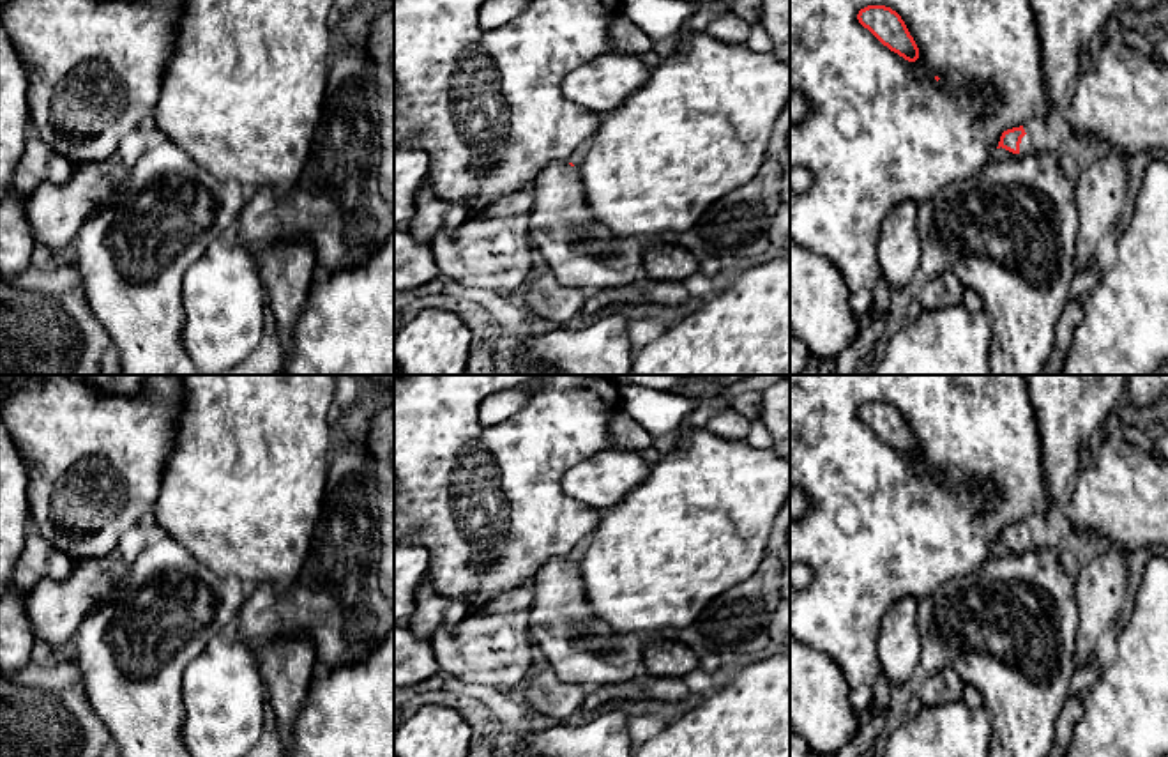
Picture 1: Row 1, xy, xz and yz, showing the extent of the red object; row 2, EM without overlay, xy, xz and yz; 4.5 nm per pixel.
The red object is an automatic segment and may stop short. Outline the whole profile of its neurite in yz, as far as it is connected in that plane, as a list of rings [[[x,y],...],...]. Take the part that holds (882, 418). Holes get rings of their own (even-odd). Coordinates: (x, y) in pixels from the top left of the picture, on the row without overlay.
[[[868,401],[857,410],[859,419],[868,424],[884,442],[908,458],[919,455],[919,444],[901,412],[885,401]]]

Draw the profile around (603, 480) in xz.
[[[604,449],[574,465],[562,478],[571,499],[604,511],[647,479],[652,465],[636,449]]]

